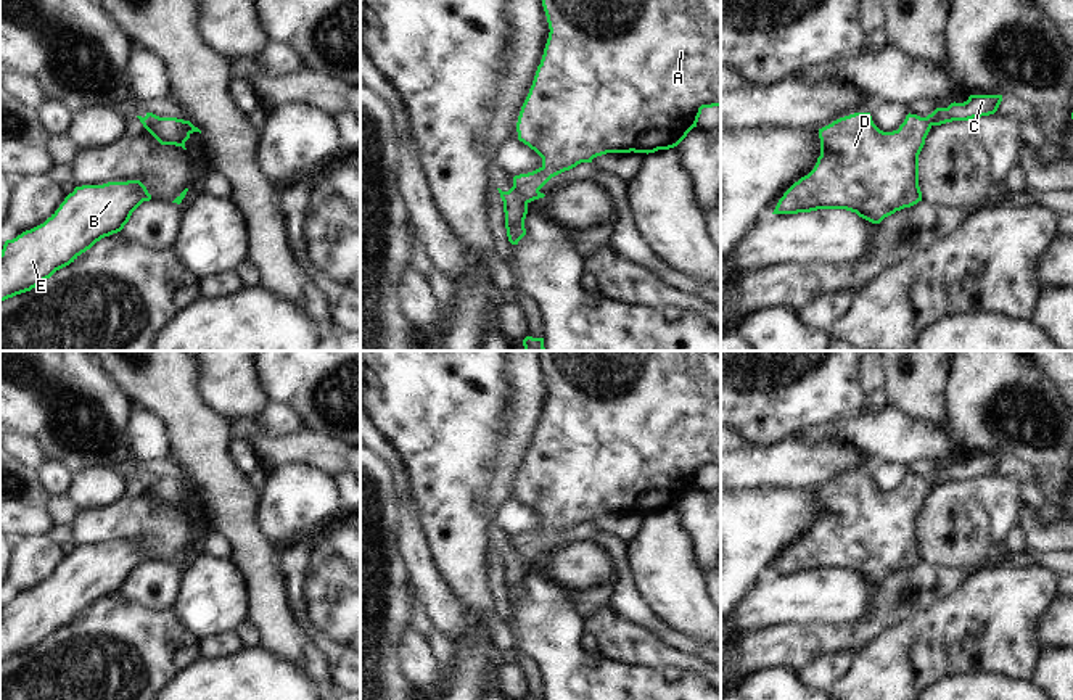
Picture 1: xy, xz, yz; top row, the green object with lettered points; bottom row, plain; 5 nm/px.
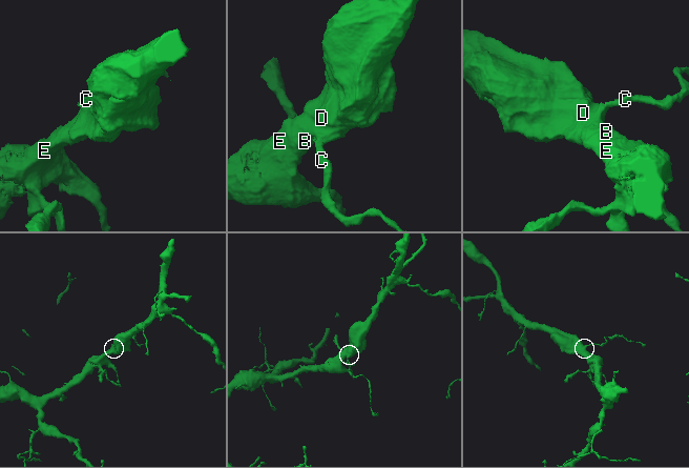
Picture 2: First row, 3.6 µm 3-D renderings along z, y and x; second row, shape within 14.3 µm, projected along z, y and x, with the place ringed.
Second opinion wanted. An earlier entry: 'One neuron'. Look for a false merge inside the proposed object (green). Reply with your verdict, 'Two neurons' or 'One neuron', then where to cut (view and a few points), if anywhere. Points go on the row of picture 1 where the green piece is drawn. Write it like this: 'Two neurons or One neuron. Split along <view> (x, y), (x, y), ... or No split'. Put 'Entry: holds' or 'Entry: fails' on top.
Entry: fails
Two neurons. Split along xz (512, 187), (528, 201).

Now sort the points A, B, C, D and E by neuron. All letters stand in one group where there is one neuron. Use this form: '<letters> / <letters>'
A B D E / C

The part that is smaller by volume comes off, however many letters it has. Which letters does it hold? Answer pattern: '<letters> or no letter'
C

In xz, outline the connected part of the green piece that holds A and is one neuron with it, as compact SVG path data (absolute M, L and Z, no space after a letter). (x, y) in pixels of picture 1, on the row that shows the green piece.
M542 0L542 6L550 32L516 122L518 140L542 158L539 169L513 177L513 188L516 188L528 203L545 196L539 190L552 177L581 163L592 163L597 156L631 151L648 154L677 146L687 134L697 127L703 108L721 106L721 0Z

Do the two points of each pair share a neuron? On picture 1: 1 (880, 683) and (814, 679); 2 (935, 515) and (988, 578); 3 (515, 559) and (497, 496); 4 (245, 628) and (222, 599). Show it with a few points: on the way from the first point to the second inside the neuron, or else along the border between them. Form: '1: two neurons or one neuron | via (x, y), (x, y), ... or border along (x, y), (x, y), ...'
1: two neurons | border along (853, 660), (851, 667), (834, 683)
2: two neurons | border along (986, 565), (972, 572)
3: one neuron | via (502, 543), (493, 525), (493, 512)
4: two neurons | border along (250, 618), (234, 631)

